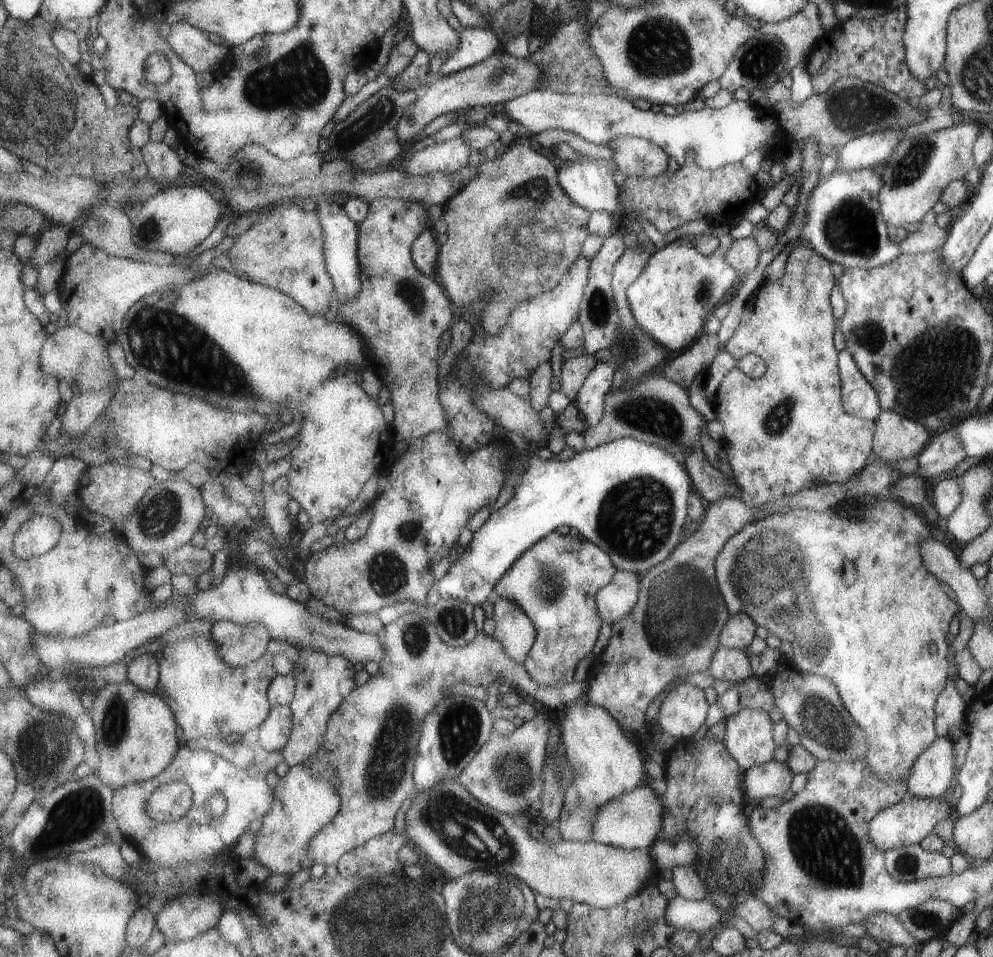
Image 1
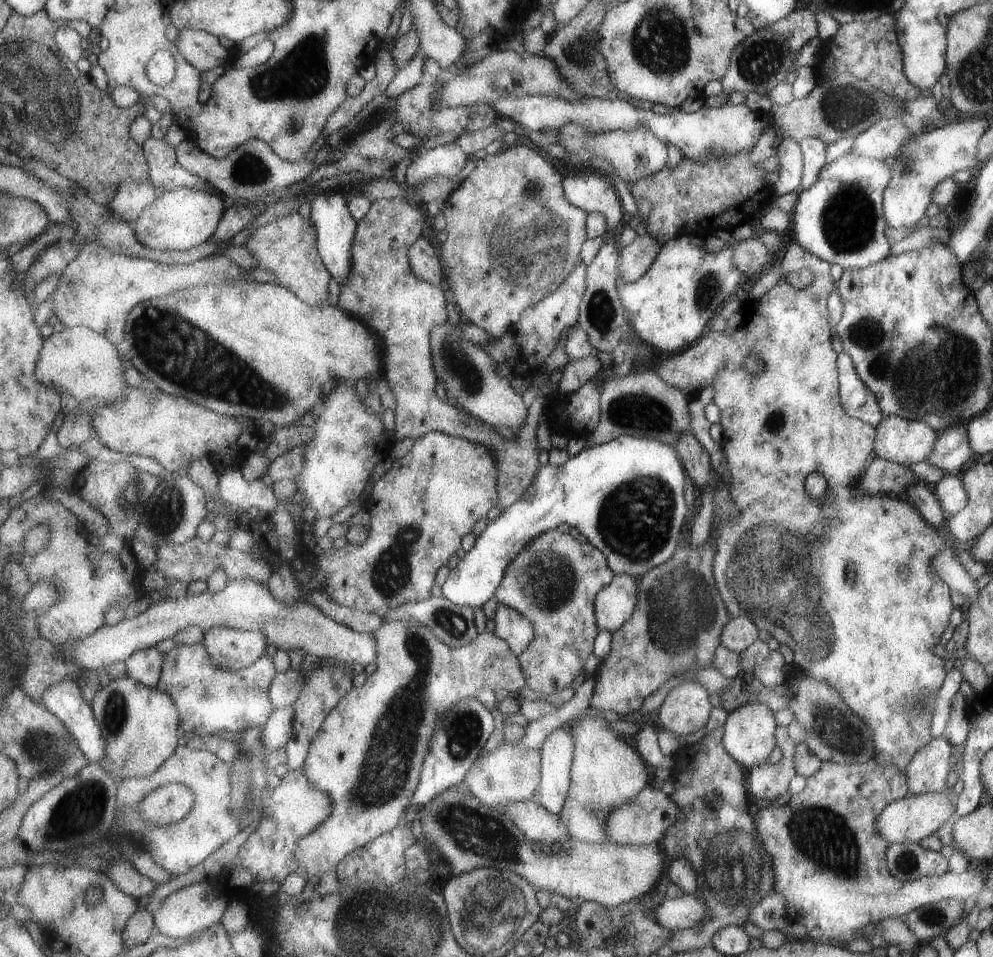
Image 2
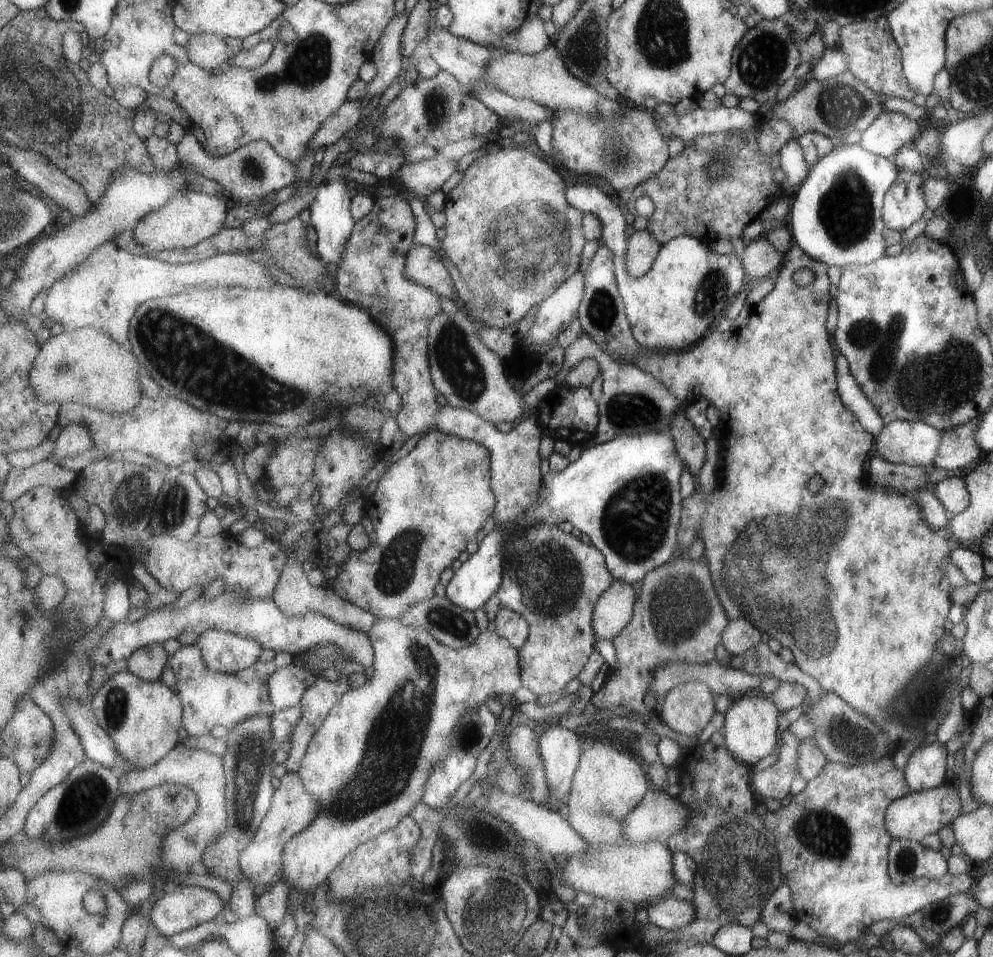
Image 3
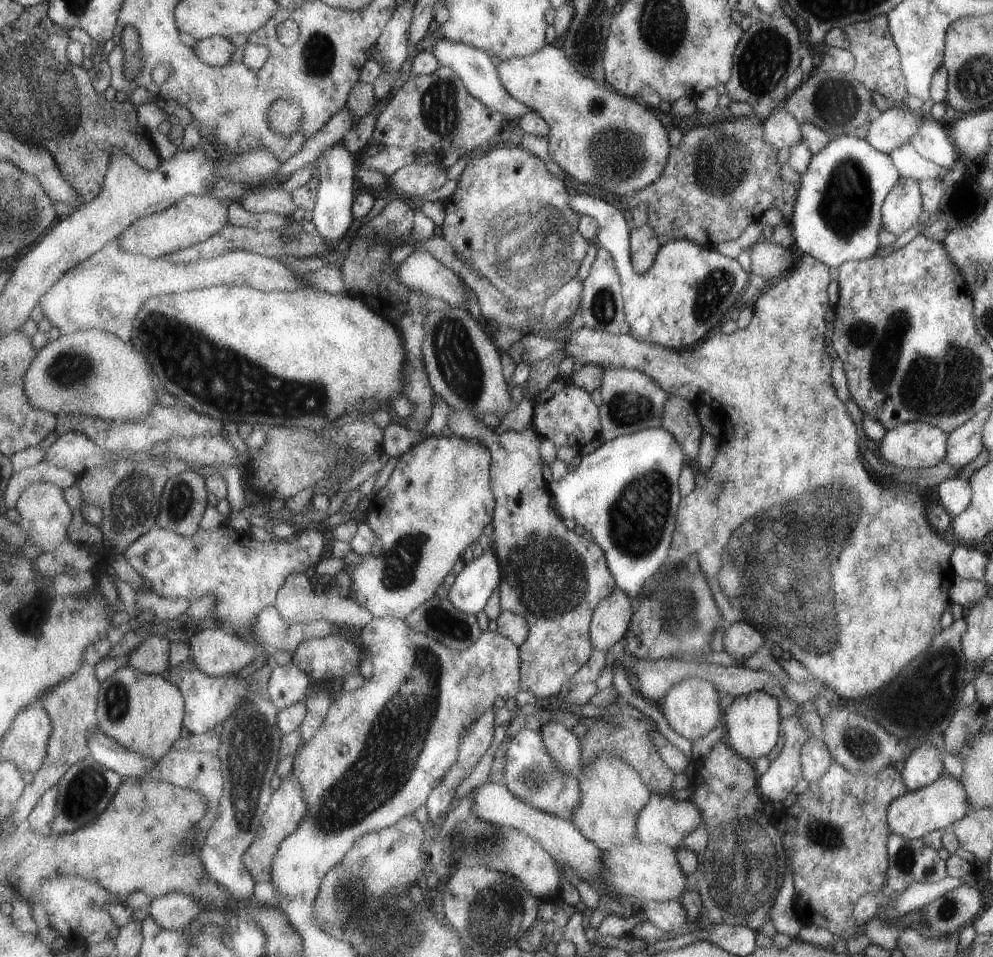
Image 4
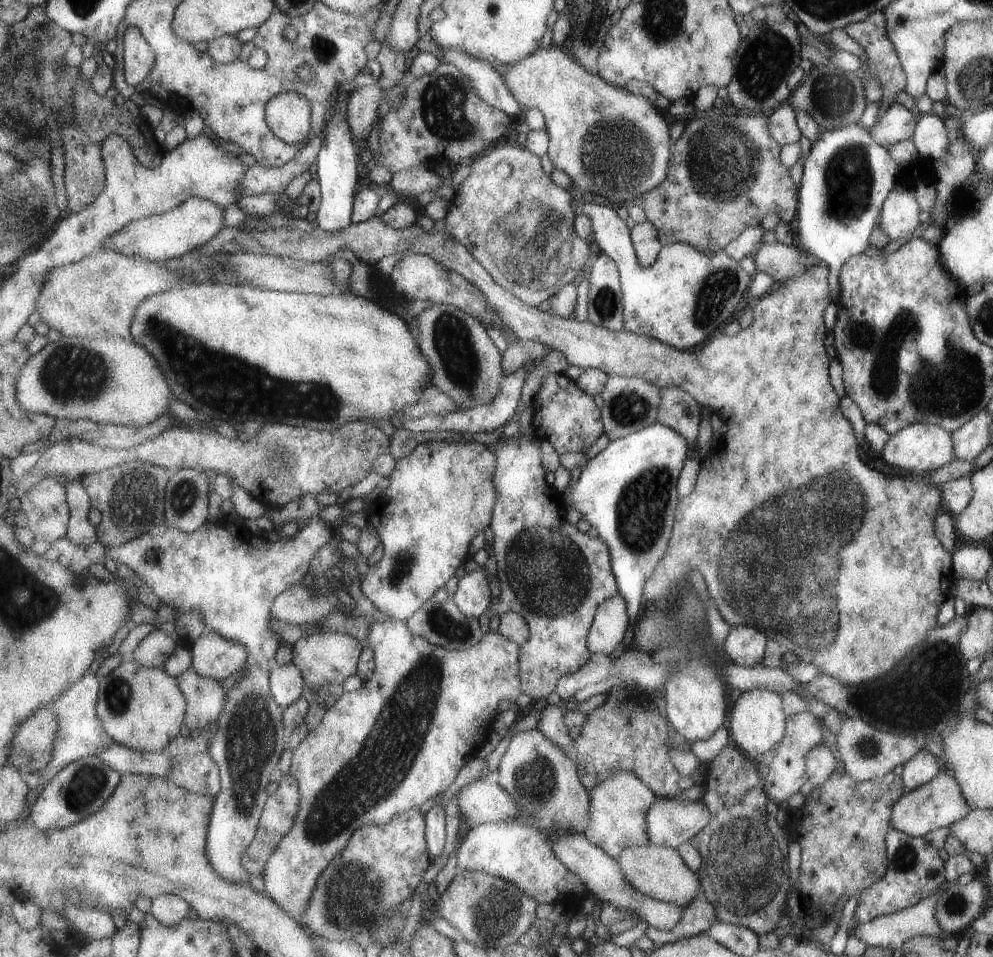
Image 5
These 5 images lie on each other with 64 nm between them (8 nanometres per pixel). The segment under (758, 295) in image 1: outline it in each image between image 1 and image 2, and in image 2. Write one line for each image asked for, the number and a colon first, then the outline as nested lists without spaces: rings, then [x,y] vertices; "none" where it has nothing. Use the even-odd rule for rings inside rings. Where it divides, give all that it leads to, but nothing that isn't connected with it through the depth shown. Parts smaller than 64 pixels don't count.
2: [[[795,240],[787,242],[787,248],[783,250],[779,260],[781,260],[781,274],[783,276],[759,300],[749,302],[751,310],[745,310],[745,324],[743,326],[739,326],[731,334],[723,334],[723,332],[705,334],[699,342],[695,342],[695,346],[661,360],[655,366],[655,372],[665,382],[669,382],[671,386],[677,386],[679,390],[683,390],[687,400],[695,400],[695,396],[701,390],[705,390],[707,386],[715,388],[713,404],[721,410],[721,428],[725,430],[721,448],[723,448],[723,454],[725,454],[725,460],[727,460],[729,496],[731,496],[731,500],[735,500],[735,506],[739,508],[739,514],[735,514],[735,520],[731,518],[729,522],[725,522],[725,524],[721,522],[721,526],[717,526],[719,528],[719,536],[717,536],[719,550],[717,550],[717,556],[715,556],[715,580],[717,580],[719,592],[721,592],[721,596],[723,596],[723,600],[727,604],[729,616],[731,618],[747,616],[759,630],[765,630],[769,634],[769,638],[775,638],[781,646],[787,646],[791,650],[791,654],[793,654],[793,666],[801,674],[829,684],[839,694],[839,698],[843,700],[847,710],[855,718],[859,718],[867,728],[871,728],[871,738],[873,738],[871,742],[873,742],[873,750],[875,750],[871,760],[877,766],[893,766],[895,770],[905,772],[905,768],[911,762],[913,754],[919,748],[927,746],[927,742],[933,740],[931,730],[929,730],[929,720],[931,720],[933,714],[929,714],[929,710],[925,710],[923,704],[927,704],[929,696],[935,696],[939,692],[939,686],[945,680],[943,658],[939,658],[939,656],[935,656],[931,652],[939,644],[941,634],[949,626],[949,616],[955,610],[951,606],[949,588],[935,576],[935,572],[931,568],[931,556],[939,550],[939,546],[943,546],[943,542],[937,536],[937,530],[933,530],[929,524],[925,524],[911,504],[907,504],[907,502],[903,502],[899,498],[865,496],[865,494],[859,494],[857,490],[851,492],[849,484],[859,480],[859,476],[865,470],[863,468],[865,460],[873,452],[875,428],[861,422],[861,420],[857,420],[857,418],[847,416],[843,412],[843,408],[839,406],[839,398],[837,398],[839,376],[835,372],[835,352],[831,350],[831,342],[829,342],[831,340],[831,328],[829,328],[829,322],[827,322],[827,308],[825,308],[827,296],[835,288],[835,282],[831,280],[831,274],[829,274],[831,266],[827,262],[815,258],[813,254],[803,250],[801,246],[797,246]],[[797,270],[809,270],[813,274],[811,284],[801,288],[801,290],[787,284],[787,274],[797,272]],[[747,356],[757,356],[761,360],[761,372],[757,372],[757,374],[745,372],[743,360]],[[825,490],[829,490],[829,492],[827,492],[827,496],[823,500],[819,500],[819,502],[811,500],[811,498],[823,496]]]

